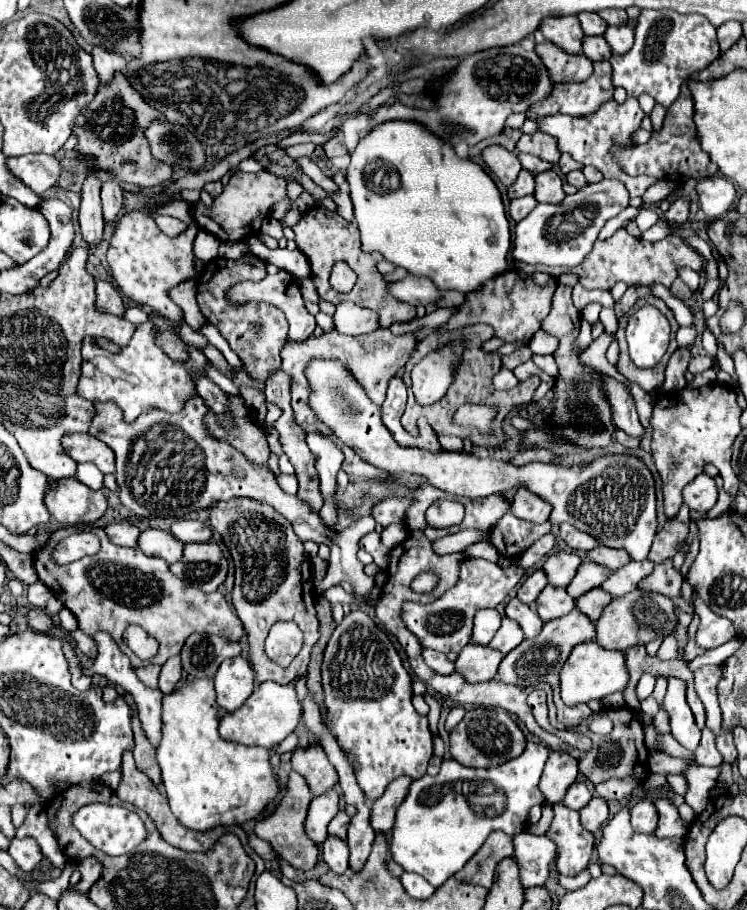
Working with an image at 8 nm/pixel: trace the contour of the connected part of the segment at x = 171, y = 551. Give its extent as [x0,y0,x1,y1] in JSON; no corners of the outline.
[138,530,184,564]

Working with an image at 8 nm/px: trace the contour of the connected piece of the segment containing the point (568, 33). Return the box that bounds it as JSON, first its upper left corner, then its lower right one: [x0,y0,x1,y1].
[540,16,582,54]

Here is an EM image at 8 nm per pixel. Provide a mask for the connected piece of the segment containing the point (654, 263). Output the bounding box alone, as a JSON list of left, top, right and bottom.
[570,228,702,290]

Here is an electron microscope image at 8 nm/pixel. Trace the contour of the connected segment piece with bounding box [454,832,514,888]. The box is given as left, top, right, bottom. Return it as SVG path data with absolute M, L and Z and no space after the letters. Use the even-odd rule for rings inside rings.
M492 832L486 839L486 844L482 844L480 852L474 856L474 860L470 860L470 864L466 864L462 872L456 872L454 878L458 882L490 888L494 882L496 864L502 858L512 856L512 850L512 838L508 838L504 832Z

